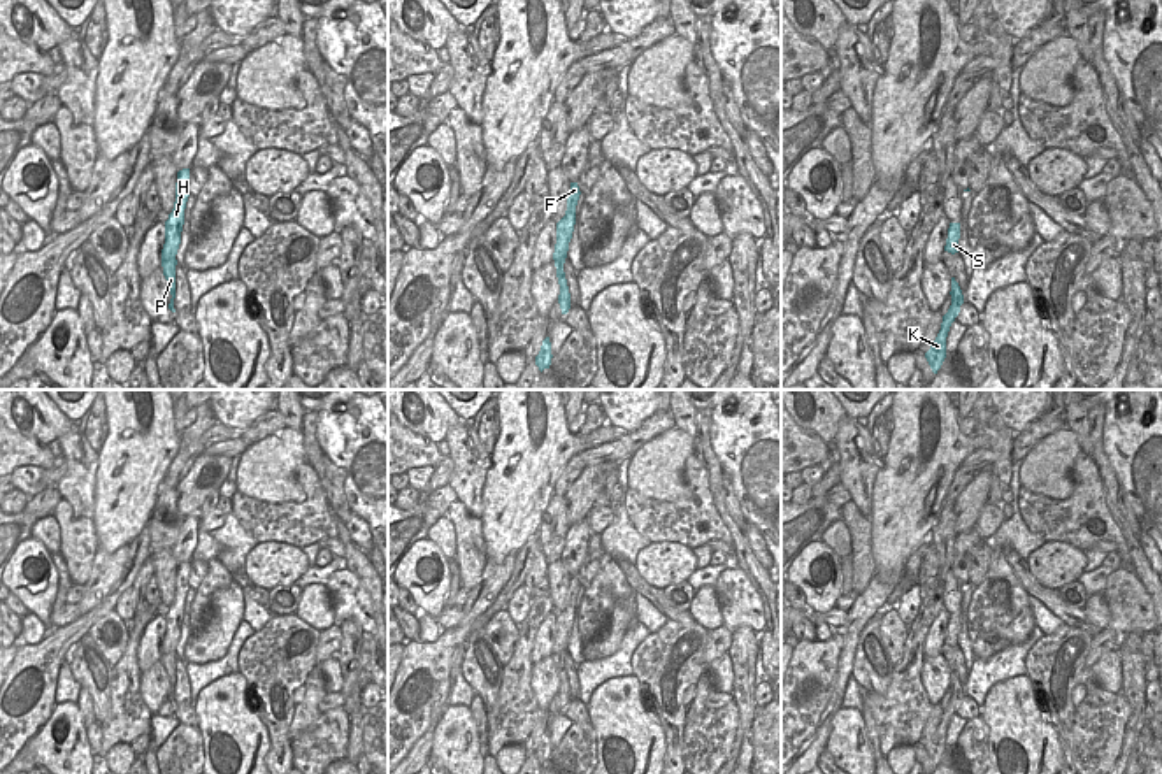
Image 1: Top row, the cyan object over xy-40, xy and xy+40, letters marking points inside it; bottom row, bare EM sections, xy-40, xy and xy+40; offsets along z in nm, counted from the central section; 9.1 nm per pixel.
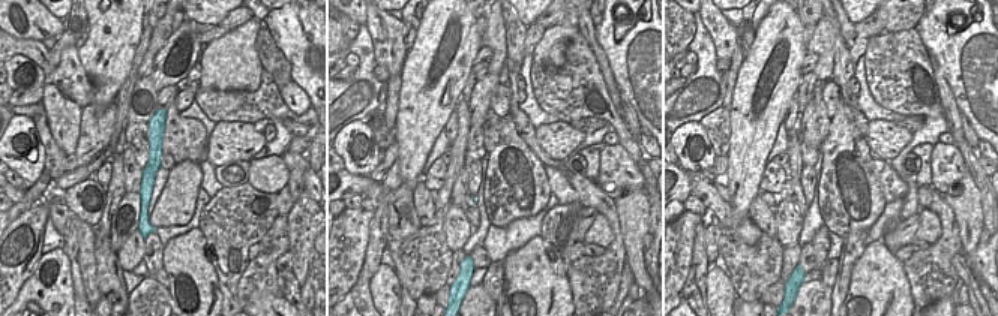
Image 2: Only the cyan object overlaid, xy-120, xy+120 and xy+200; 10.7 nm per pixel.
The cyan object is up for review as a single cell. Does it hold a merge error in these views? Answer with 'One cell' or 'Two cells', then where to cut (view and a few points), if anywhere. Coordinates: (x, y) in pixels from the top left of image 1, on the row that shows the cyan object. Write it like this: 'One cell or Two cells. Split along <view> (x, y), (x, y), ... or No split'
One cell. No split.

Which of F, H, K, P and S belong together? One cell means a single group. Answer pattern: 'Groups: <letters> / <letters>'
Groups: F H K P S.

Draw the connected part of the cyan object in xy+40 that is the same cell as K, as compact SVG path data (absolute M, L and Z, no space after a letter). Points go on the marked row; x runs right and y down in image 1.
M951 277L950 295L951 295L951 305L950 305L948 312L943 316L941 330L939 330L936 340L932 342L930 349L925 353L925 358L934 374L937 374L937 370L941 369L941 365L946 358L946 337L948 337L951 323L955 321L955 318L960 312L960 305L964 304L964 295L962 295L962 290L960 290L958 283L955 281L955 277Z

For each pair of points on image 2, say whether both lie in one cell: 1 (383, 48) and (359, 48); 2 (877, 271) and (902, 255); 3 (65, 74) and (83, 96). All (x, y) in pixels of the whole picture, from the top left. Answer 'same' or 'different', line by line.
1: different
2: different
3: same

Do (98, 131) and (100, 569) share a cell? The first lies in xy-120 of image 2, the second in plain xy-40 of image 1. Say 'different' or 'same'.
same

